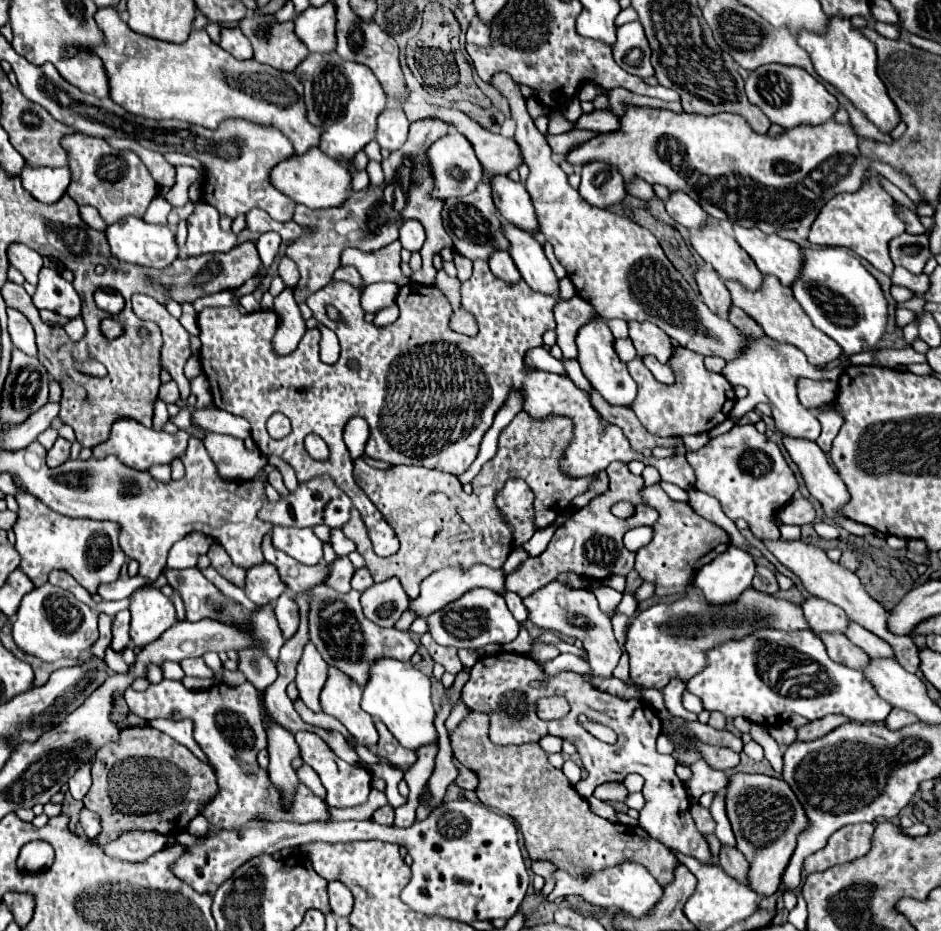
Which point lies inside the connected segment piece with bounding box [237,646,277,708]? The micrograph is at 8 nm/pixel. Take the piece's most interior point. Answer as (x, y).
(259, 669)

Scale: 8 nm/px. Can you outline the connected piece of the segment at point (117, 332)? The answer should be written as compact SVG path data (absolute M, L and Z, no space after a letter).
M107 318L107 320L101 322L101 330L103 330L103 334L105 334L107 338L117 338L117 336L121 336L121 324L115 322L115 320L111 320L111 318Z

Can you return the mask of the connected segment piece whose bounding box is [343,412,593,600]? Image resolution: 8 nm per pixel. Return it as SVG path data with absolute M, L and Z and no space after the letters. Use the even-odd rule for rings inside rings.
M519 412L513 422L503 428L503 432L499 434L499 448L497 448L497 454L483 464L481 472L473 478L473 494L465 494L461 484L455 480L455 482L449 482L449 486L445 488L445 492L435 492L435 494L427 494L427 468L419 468L419 466L391 466L389 470L377 470L377 468L371 468L363 458L359 458L359 462L355 462L355 480L357 484L365 490L365 494L371 498L371 502L383 512L387 524L395 530L399 542L401 542L401 548L397 554L387 558L380 558L376 554L373 554L373 548L371 548L371 540L367 536L367 530L363 526L363 520L361 520L361 514L357 510L353 510L351 514L351 522L347 522L347 526L343 526L343 534L353 540L357 544L357 552L361 554L366 562L366 567L369 568L371 576L375 582L385 582L389 578L399 578L403 590L407 592L409 600L415 600L417 598L417 592L419 592L419 584L435 570L443 568L443 566L471 566L475 562L485 562L487 566L491 568L501 568L507 560L507 556L511 554L513 550L513 544L511 544L511 528L501 520L501 516L497 514L495 510L495 504L493 504L493 498L495 494L505 486L505 482L509 478L521 478L529 484L529 488L533 490L535 494L535 526L537 528L547 528L549 524L555 522L557 513L567 507L577 496L577 494L583 494L593 476L587 476L587 478L567 478L561 470L557 470L559 466L559 458L563 456L563 446L567 446L567 442L571 440L571 434L573 434L573 426L571 422L567 422L567 418L549 418L549 420L531 420L525 412ZM533 428L555 428L555 444L551 446L539 446L533 438Z

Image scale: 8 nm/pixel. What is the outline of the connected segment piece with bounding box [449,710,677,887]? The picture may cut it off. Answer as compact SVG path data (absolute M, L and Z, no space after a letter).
M473 710L449 732L449 740L453 756L479 776L477 798L485 806L509 814L519 822L531 860L549 860L569 874L587 874L587 870L605 870L621 862L639 862L661 886L671 882L671 870L675 870L677 862L673 852L645 830L635 834L629 826L595 816L587 800L575 792L563 772L549 764L547 754L537 742L497 746L489 740L489 714Z

